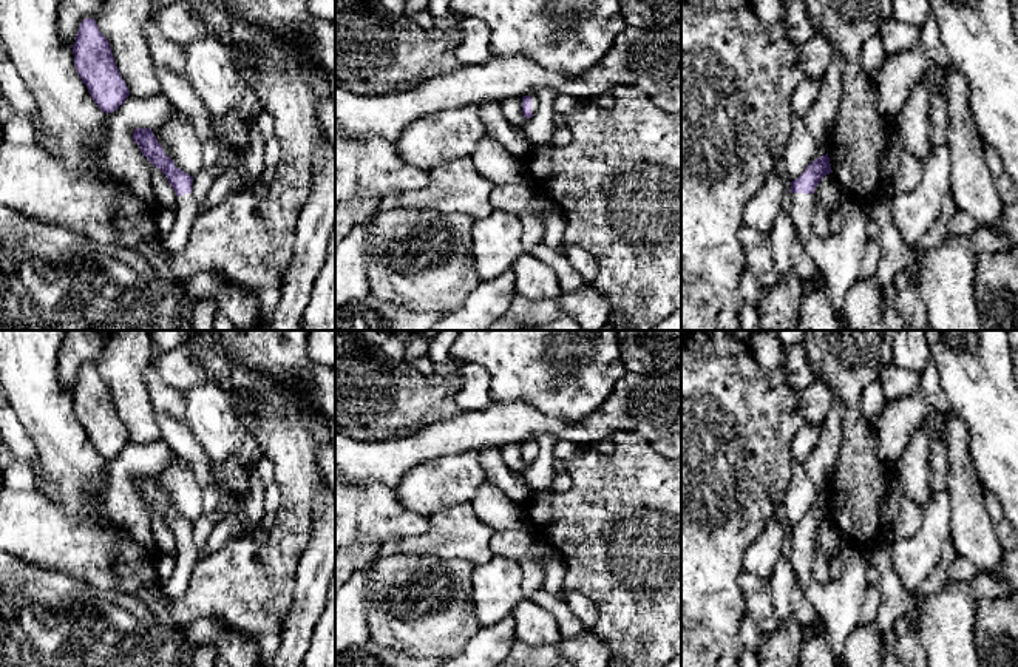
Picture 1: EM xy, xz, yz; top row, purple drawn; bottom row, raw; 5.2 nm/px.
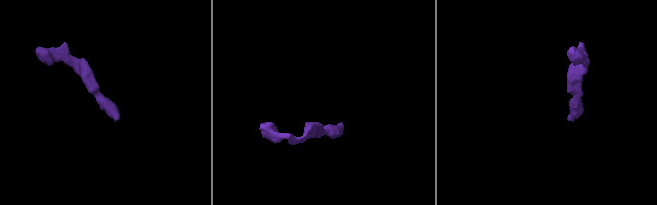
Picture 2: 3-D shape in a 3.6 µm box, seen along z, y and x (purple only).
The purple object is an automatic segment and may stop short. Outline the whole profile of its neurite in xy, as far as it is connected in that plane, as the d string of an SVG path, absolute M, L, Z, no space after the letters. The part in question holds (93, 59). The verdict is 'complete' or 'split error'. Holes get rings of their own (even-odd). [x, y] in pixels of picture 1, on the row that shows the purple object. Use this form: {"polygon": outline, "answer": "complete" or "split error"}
{"polygon": "M94 19L82 20L71 48L77 74L93 100L105 114L116 111L130 91L116 66L110 42L99 31Z", "answer": "complete"}

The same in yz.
{"polygon": "M828 153L813 161L806 170L791 182L792 218L797 236L814 264L826 279L830 300L843 326L848 326L845 298L850 287L859 279L865 250L870 242L868 215L862 204L842 204L843 225L837 235L819 238L813 232L813 193L826 174L833 173Z", "answer": "split error"}

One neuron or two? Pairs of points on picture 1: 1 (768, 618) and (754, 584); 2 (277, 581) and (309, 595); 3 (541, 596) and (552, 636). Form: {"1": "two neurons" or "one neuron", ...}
{"1": "one neuron", "2": "two neurons", "3": "two neurons"}

